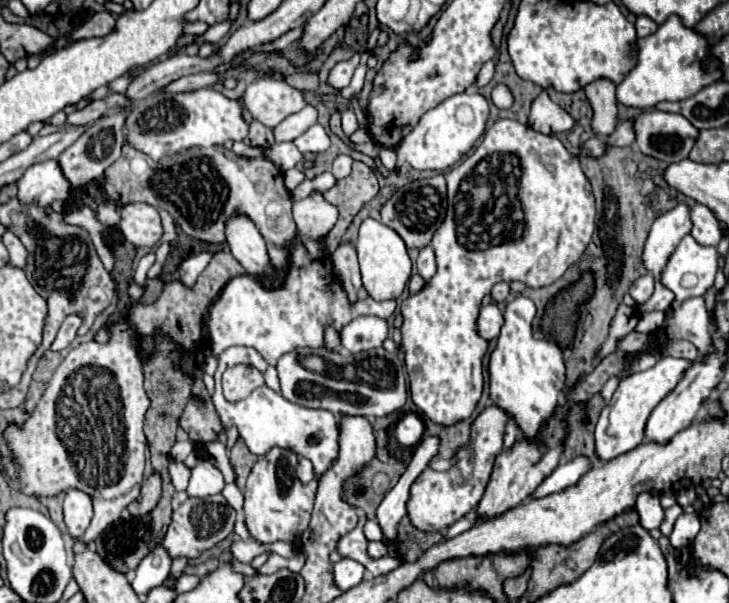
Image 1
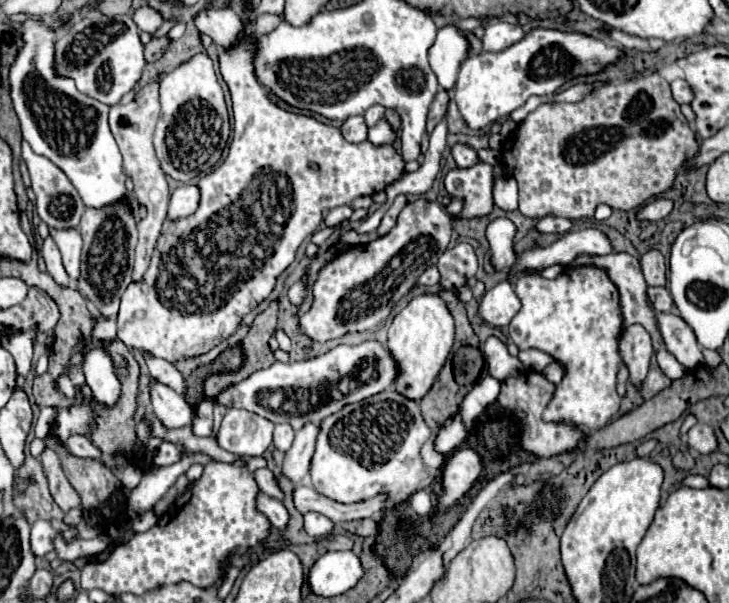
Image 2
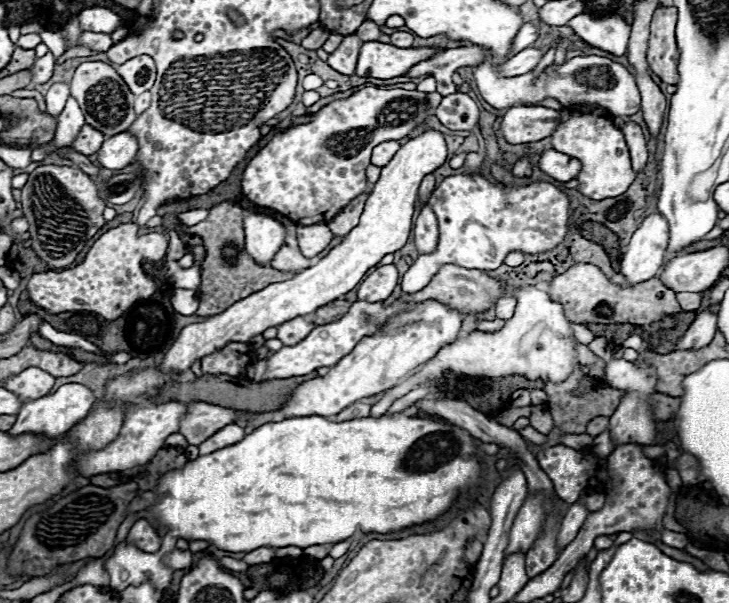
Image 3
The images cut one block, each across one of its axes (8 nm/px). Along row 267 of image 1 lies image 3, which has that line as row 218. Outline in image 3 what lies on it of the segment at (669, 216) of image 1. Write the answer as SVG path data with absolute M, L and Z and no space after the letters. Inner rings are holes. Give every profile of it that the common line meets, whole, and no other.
M650 214L644 218L620 262L620 272L628 278L630 286L658 276L668 238L668 222L662 214Z

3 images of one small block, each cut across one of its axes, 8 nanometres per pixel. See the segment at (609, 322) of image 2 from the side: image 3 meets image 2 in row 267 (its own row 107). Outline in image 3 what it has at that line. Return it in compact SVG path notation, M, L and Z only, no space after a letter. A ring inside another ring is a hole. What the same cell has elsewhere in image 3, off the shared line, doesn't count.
M578 106L568 110L572 114L552 134L552 144L556 150L572 158L578 158L582 162L582 172L576 176L576 180L580 182L578 190L592 200L616 198L624 194L628 186L634 182L636 174L630 168L630 156L628 156L628 146L624 142L624 136L618 128L614 128L612 116L594 106Z

